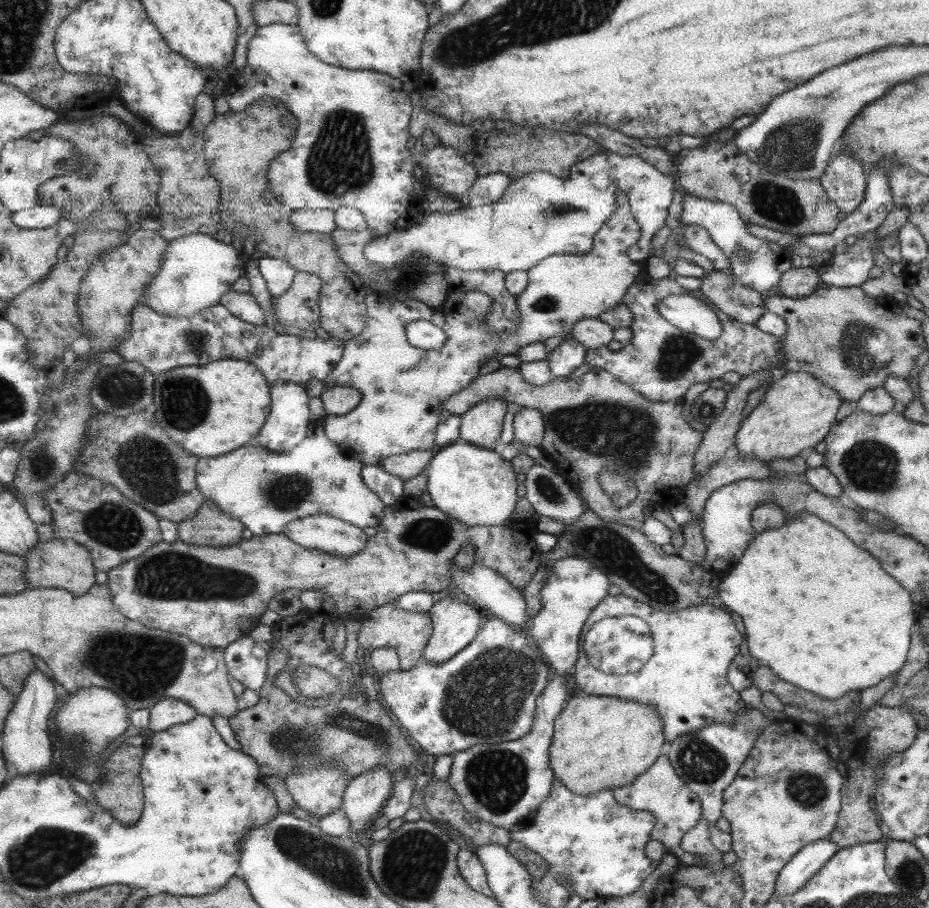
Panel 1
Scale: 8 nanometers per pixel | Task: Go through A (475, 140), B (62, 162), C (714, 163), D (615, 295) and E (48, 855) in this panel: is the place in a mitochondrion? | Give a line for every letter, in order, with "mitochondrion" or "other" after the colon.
A: other
B: mitochondrion
C: other
D: other
E: mitochondrion

